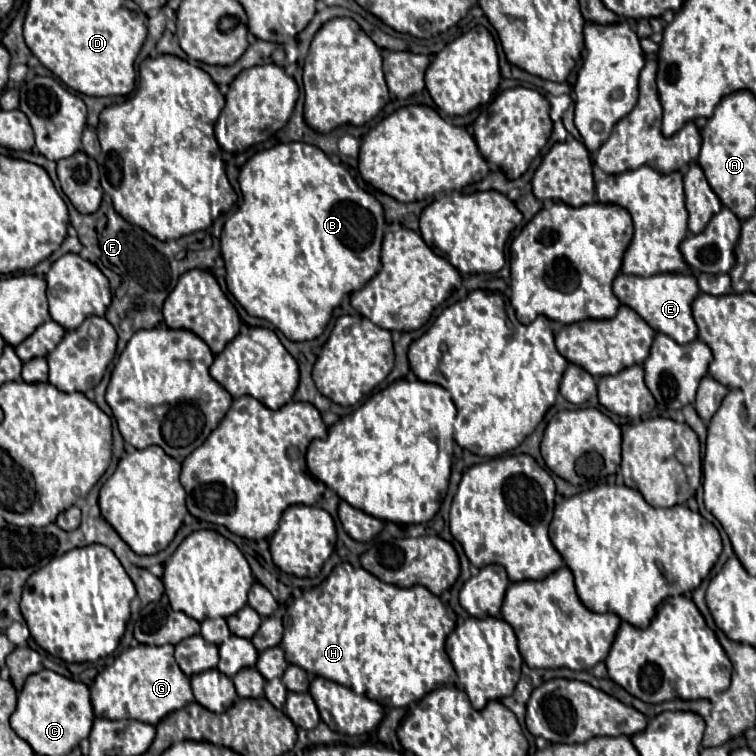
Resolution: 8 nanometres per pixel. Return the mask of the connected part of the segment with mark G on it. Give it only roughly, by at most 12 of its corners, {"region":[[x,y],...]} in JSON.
{"region":[[174,646],[124,650],[90,688],[106,720],[156,726],[194,700]]}

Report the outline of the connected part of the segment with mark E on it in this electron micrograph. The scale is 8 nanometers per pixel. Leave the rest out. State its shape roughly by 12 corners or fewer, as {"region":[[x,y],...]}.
{"region":[[618,274],[614,294],[678,344],[698,338],[694,276]]}

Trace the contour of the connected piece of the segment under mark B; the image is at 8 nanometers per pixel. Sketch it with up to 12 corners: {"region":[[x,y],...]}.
{"region":[[306,142],[240,170],[226,286],[318,338],[380,270],[382,204]]}

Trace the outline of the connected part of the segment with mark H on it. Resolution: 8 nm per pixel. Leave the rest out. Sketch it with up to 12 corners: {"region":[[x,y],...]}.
{"region":[[342,562],[286,660],[382,706],[456,680],[448,608]]}

